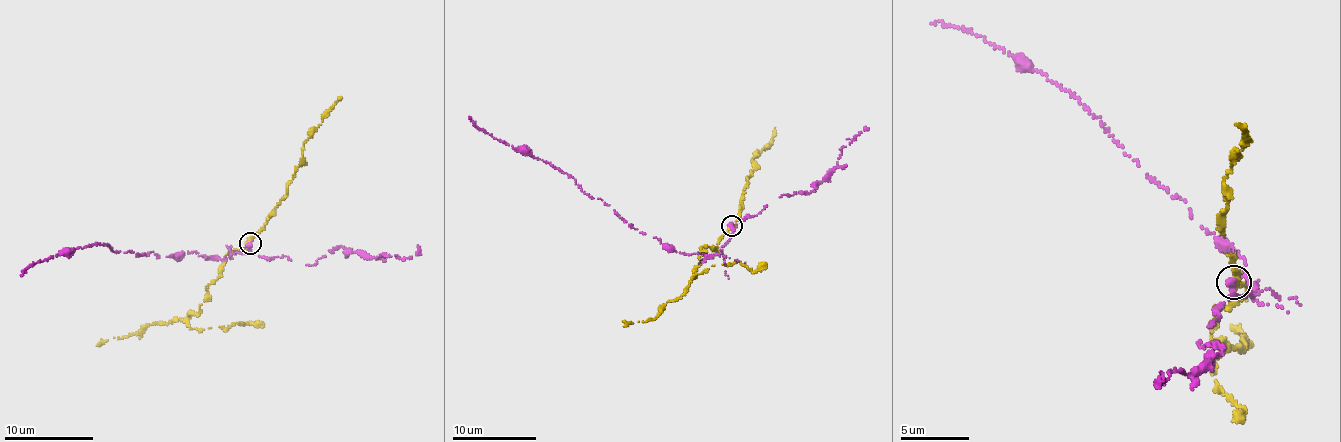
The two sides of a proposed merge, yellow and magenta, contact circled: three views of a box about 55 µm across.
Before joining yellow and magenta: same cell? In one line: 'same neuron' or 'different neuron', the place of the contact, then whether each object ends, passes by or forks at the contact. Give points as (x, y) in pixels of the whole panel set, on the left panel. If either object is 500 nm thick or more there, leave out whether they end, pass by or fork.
different neuron; place (250, 243); yellow ends; magenta ends

